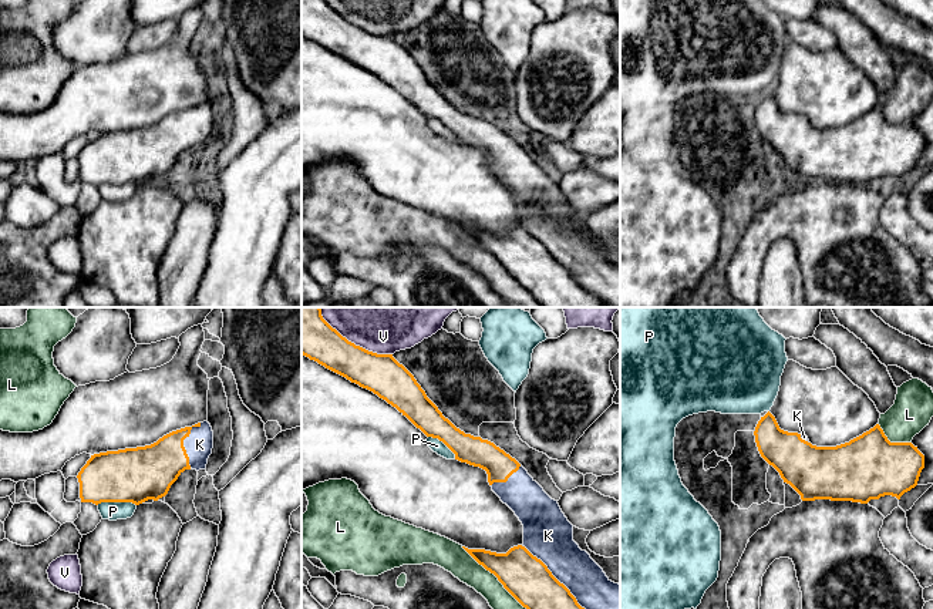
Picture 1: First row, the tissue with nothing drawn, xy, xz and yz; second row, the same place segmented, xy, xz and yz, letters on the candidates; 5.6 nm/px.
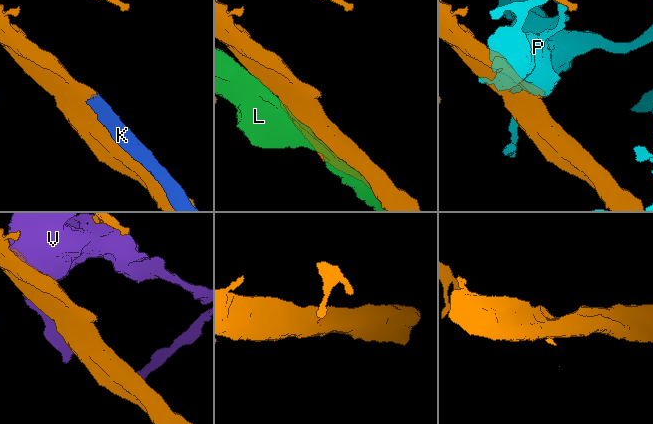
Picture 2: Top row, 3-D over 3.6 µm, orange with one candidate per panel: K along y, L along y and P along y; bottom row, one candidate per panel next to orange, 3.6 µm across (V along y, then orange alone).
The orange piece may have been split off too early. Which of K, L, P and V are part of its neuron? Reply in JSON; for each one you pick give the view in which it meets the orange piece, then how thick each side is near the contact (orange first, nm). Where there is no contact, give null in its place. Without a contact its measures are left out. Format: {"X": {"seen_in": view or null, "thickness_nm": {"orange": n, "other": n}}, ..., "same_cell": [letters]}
{"K": {"seen_in": "xz", "thickness_nm": {"orange": 280, "other": 220}}, "same_cell": ["K"]}

